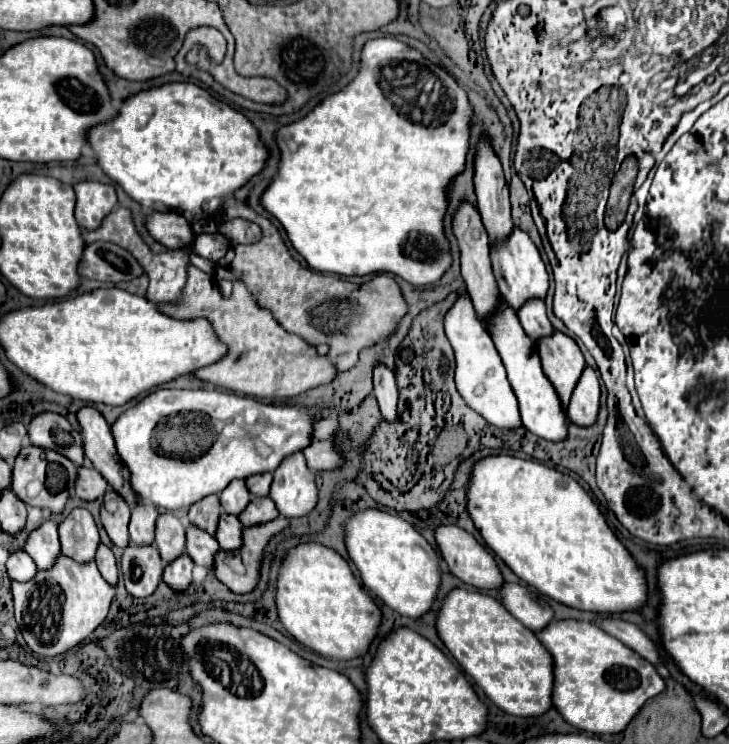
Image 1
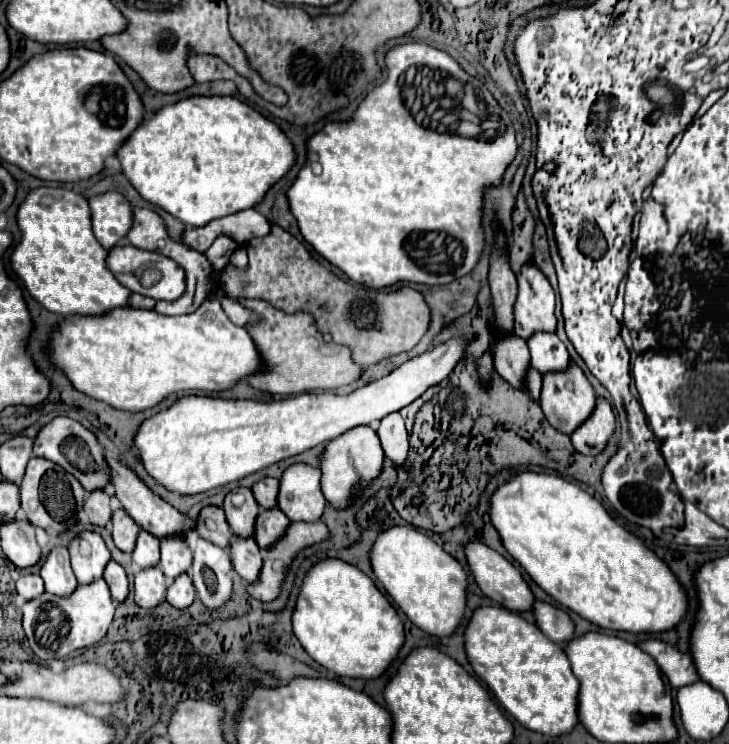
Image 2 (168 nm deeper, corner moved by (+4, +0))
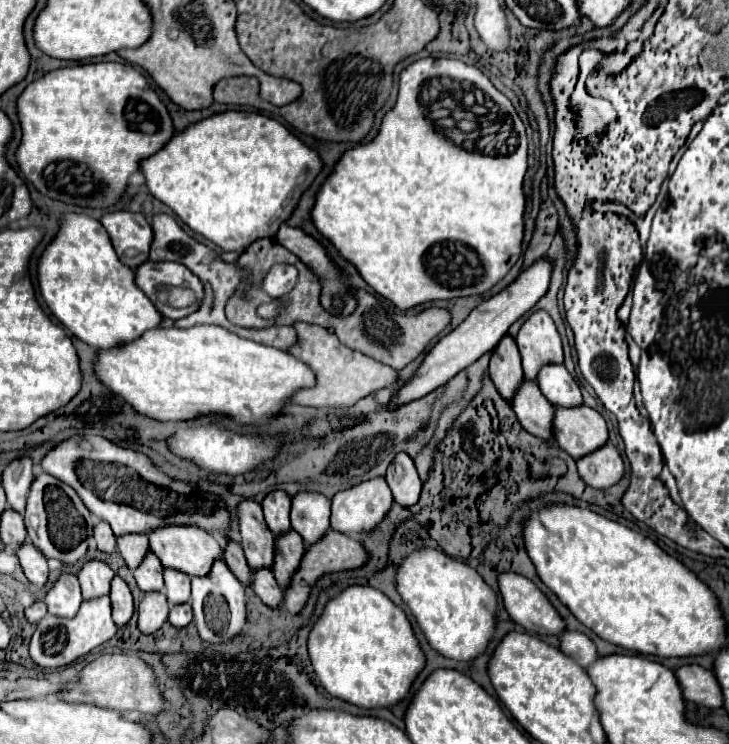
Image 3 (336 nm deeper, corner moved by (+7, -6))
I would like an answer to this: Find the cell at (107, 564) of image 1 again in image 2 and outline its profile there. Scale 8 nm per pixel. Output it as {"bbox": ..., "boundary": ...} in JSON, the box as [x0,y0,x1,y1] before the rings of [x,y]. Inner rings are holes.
{"bbox":[103,561,127,601],"boundary":[[[109,561],[109,565],[105,565],[105,573],[103,573],[103,579],[105,579],[105,583],[109,585],[109,589],[111,589],[111,597],[115,599],[115,601],[123,601],[125,597],[127,597],[127,575],[125,575],[125,571],[123,571],[123,567],[117,563],[117,561]]]}

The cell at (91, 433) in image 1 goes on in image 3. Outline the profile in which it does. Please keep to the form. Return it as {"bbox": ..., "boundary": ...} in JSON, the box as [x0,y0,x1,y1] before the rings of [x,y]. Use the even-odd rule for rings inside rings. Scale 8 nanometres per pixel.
{"bbox":[148,525,224,577],"boundary":[[[176,525],[160,527],[150,531],[148,539],[150,539],[150,551],[160,559],[164,569],[176,569],[190,577],[208,575],[214,559],[224,557],[224,547],[208,531],[202,531],[198,527],[176,527]]]}

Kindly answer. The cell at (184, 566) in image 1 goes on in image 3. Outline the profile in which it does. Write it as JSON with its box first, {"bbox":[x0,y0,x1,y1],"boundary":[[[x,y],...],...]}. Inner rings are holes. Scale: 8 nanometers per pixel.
{"bbox":[168,603,192,629],"boundary":[[[184,603],[184,605],[176,605],[176,607],[172,607],[168,621],[170,621],[174,627],[178,627],[178,629],[188,627],[188,625],[192,623],[192,609],[190,609],[190,605]]]}

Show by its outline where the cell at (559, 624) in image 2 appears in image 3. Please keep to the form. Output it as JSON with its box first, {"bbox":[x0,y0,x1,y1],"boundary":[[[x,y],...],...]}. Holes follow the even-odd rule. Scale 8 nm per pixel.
{"bbox":[560,631,598,667],"boundary":[[[566,631],[566,635],[560,635],[560,649],[562,653],[566,653],[568,657],[572,657],[578,665],[582,667],[590,667],[596,659],[598,659],[598,651],[596,645],[592,643],[592,639],[584,633],[576,633],[576,631]]]}

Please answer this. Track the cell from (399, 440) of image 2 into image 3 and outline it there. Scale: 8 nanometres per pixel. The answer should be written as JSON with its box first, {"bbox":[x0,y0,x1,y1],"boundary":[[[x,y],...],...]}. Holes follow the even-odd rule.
{"bbox":[386,453,422,509],"boundary":[[[398,453],[394,463],[388,467],[386,473],[386,483],[394,493],[394,501],[406,509],[418,503],[420,491],[422,491],[422,481],[416,473],[414,461],[406,453]]]}

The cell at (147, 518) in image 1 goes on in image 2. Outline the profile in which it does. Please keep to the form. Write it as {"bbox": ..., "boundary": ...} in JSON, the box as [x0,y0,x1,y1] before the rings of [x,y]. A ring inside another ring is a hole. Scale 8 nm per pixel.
{"bbox":[133,529,159,569],"boundary":[[[141,529],[139,537],[137,537],[135,551],[133,551],[133,561],[141,569],[157,565],[159,563],[159,541],[157,541],[157,537],[153,537],[151,533],[143,533],[143,529]]]}

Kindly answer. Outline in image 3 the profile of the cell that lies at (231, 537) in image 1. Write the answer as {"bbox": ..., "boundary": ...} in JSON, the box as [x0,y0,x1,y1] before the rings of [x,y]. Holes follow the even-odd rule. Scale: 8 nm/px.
{"bbox":[252,569,282,609],"boundary":[[[260,569],[254,573],[252,589],[258,593],[258,597],[264,601],[264,605],[276,609],[282,605],[282,587],[276,583],[274,575],[270,575],[270,569]]]}

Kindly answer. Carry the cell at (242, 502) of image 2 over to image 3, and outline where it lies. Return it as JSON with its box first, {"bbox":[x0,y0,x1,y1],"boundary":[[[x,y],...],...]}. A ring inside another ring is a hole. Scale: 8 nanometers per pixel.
{"bbox":[238,501,274,569],"boundary":[[[242,501],[238,517],[248,565],[270,569],[274,563],[274,533],[266,527],[262,507],[254,501]]]}

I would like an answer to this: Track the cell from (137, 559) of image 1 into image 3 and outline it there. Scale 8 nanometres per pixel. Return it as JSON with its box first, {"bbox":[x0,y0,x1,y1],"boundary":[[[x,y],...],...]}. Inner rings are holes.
{"bbox":[138,593,170,635],"boundary":[[[146,593],[138,607],[138,629],[144,635],[156,633],[168,619],[170,605],[164,593]]]}

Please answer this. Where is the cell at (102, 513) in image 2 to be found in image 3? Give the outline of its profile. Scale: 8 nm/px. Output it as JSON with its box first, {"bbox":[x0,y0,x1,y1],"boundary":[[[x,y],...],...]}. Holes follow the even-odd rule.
{"bbox":[94,523,116,553],"boundary":[[[106,523],[96,525],[94,527],[94,539],[96,539],[98,549],[102,553],[114,553],[116,551],[116,537],[114,537],[110,525],[106,525]]]}

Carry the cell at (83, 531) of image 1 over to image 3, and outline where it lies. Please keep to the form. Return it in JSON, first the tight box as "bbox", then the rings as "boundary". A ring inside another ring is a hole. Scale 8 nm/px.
{"bbox":[78,559,114,599],"boundary":[[[96,559],[88,561],[78,575],[84,599],[96,599],[102,595],[110,595],[112,577],[114,577],[114,571],[106,563],[96,561]]]}

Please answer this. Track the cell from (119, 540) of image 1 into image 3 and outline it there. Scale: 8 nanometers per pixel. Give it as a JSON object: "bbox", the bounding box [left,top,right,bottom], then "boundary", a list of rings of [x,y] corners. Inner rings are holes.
{"bbox":[118,535,150,569],"boundary":[[[122,535],[118,537],[118,553],[124,557],[130,569],[136,569],[150,551],[148,535]]]}

